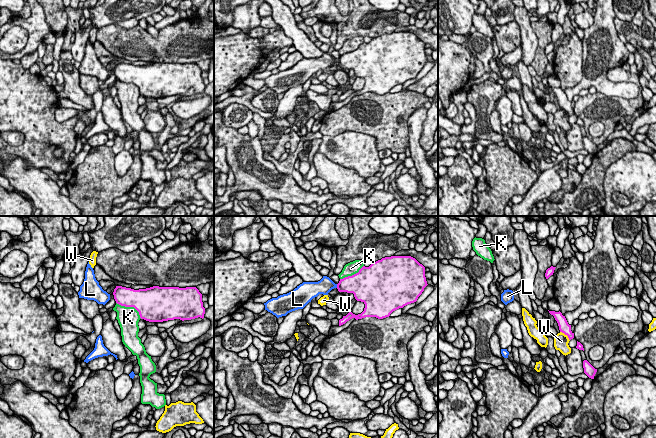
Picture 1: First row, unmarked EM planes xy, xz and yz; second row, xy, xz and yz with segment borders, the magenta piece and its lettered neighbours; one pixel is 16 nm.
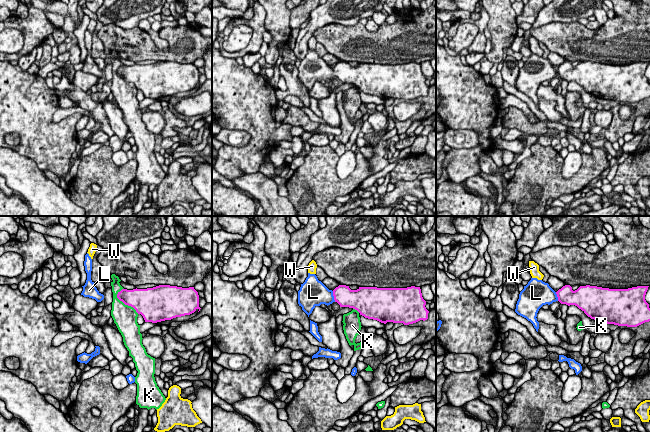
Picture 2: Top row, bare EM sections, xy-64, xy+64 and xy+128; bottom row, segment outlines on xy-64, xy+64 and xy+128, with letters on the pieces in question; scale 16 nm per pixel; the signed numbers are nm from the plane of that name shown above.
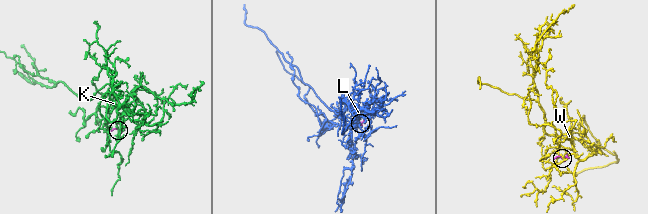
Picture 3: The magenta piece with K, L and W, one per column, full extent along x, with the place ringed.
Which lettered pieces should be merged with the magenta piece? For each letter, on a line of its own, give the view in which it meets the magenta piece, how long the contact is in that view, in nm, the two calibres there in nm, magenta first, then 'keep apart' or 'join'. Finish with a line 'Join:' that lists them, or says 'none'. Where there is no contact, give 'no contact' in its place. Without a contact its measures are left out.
K: xy | 500 nm | 380/360 nm | keep apart
L: xz | 70 nm | 280/240 nm | join
W: yz | 220 nm | 180/240 nm | keep apart
Join: L

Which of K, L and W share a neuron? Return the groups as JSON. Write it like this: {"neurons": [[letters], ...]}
{"neurons": [["K"], ["L"], ["W"]]}

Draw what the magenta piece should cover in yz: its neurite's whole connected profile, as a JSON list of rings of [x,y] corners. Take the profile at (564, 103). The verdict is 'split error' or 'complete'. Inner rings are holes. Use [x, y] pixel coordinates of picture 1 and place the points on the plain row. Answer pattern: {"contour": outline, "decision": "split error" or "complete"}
{"contour": [[[549,87],[549,89],[553,91],[555,96],[557,97],[560,108],[567,111],[569,116],[573,115],[574,109],[571,107],[571,101],[568,100],[565,92],[563,92],[560,87],[559,88]]], "decision": "complete"}

